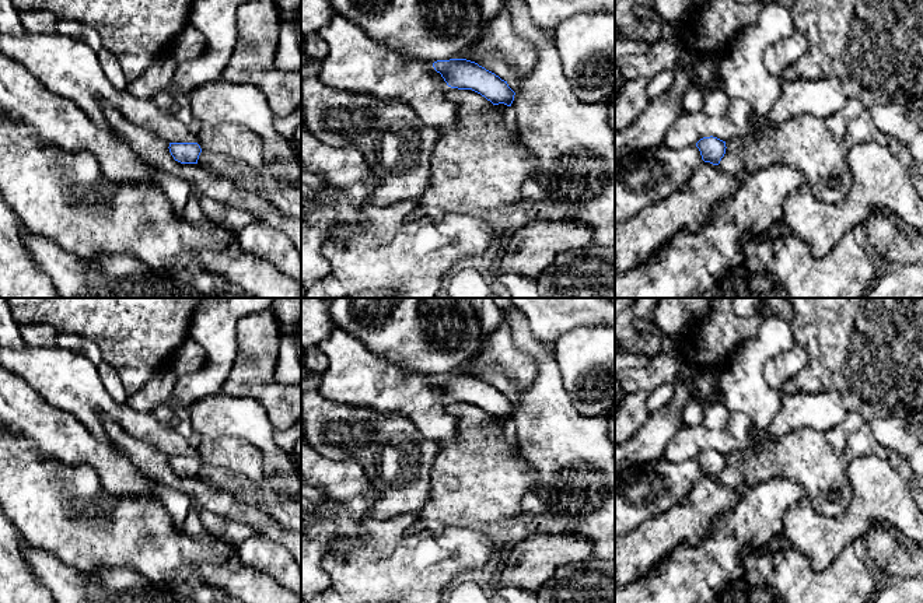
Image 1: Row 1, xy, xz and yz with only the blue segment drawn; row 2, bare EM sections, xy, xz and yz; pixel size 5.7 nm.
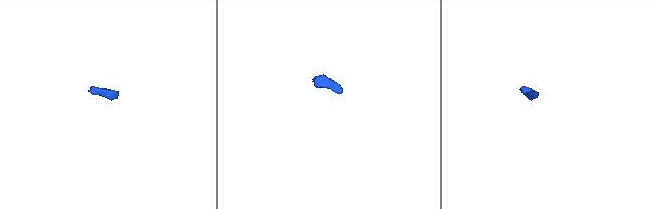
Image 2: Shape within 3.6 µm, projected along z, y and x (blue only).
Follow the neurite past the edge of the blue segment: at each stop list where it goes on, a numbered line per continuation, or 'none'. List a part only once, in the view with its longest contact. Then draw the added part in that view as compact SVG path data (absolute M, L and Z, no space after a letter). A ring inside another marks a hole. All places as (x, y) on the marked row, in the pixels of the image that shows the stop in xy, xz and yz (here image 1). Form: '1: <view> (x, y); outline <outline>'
none

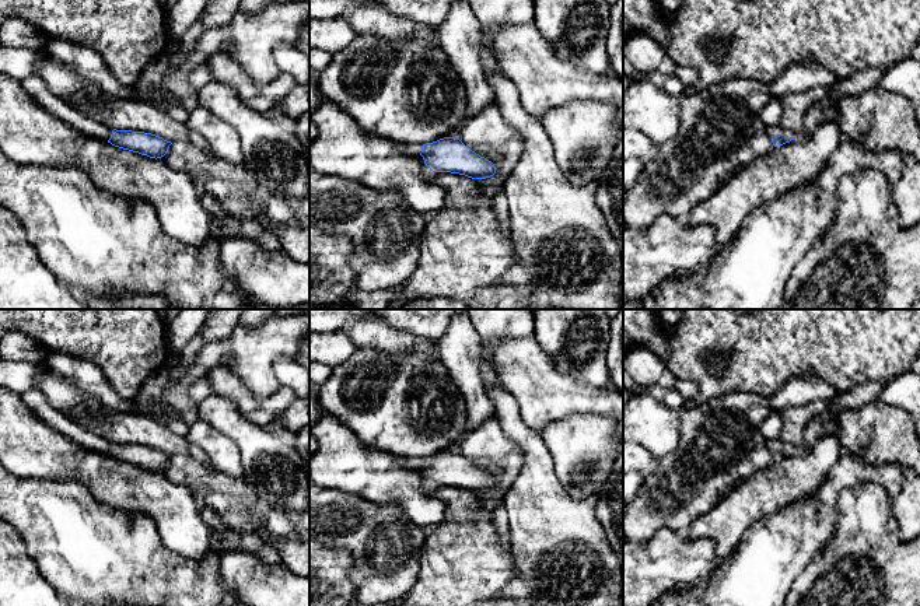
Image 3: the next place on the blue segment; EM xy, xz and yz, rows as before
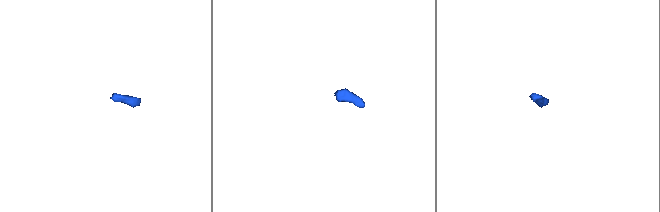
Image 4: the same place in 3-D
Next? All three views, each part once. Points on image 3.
1: yz (773, 130); outline M780 125L769 126L767 133L770 139L774 139L777 134L784 134L786 137L795 137L795 134L791 130L784 129Z

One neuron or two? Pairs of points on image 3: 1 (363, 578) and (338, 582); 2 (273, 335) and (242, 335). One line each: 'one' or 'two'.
1: two
2: one

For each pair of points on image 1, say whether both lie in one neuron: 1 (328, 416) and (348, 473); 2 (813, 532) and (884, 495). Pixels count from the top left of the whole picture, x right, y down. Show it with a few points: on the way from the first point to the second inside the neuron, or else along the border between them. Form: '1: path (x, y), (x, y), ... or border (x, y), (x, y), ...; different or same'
1: border (315, 449), (335, 460), (355, 460), (370, 480); different
2: path (831, 532), (846, 528), (866, 509); same

